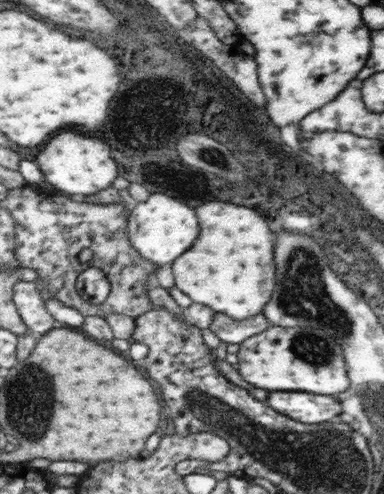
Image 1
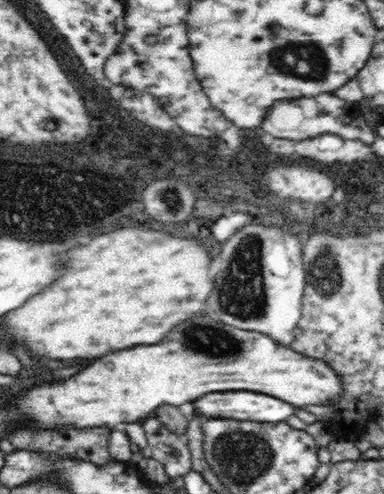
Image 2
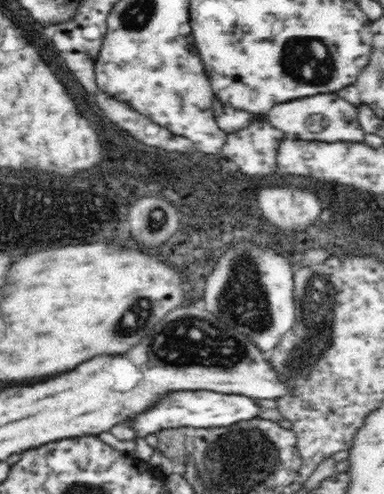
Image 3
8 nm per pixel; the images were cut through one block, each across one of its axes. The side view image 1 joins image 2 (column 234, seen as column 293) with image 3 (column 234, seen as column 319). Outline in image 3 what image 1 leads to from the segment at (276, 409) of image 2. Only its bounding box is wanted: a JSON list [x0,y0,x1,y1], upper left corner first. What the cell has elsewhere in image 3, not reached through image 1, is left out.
[126,392,258,438]

